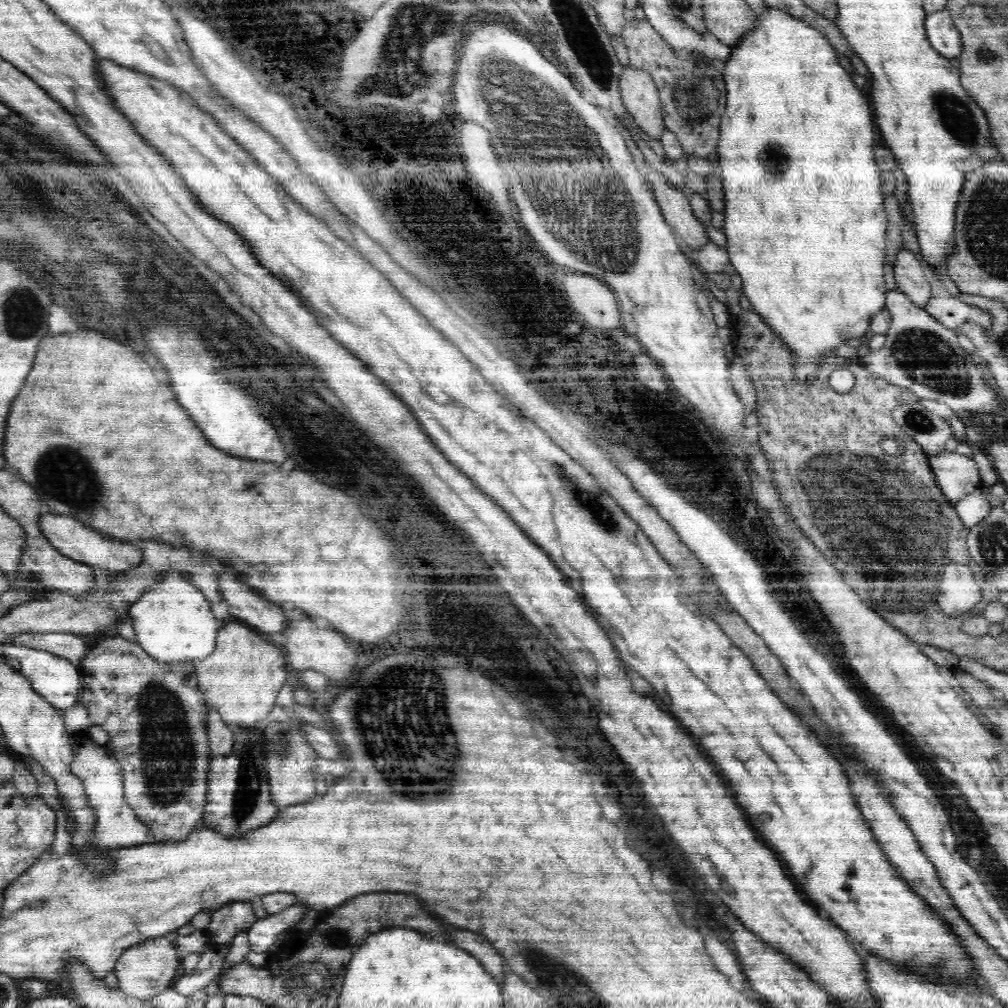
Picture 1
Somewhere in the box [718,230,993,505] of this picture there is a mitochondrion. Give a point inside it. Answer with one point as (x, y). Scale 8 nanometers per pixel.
(929, 359)

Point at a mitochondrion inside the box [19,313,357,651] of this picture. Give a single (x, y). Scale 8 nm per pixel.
(87, 493)

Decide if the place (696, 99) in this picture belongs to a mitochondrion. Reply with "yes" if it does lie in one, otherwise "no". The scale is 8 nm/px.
yes

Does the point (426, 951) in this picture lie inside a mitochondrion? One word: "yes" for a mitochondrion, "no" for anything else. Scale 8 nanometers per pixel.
no

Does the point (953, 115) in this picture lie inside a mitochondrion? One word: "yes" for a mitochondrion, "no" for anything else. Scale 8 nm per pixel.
yes

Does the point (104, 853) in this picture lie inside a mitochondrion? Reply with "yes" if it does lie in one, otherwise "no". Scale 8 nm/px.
no

